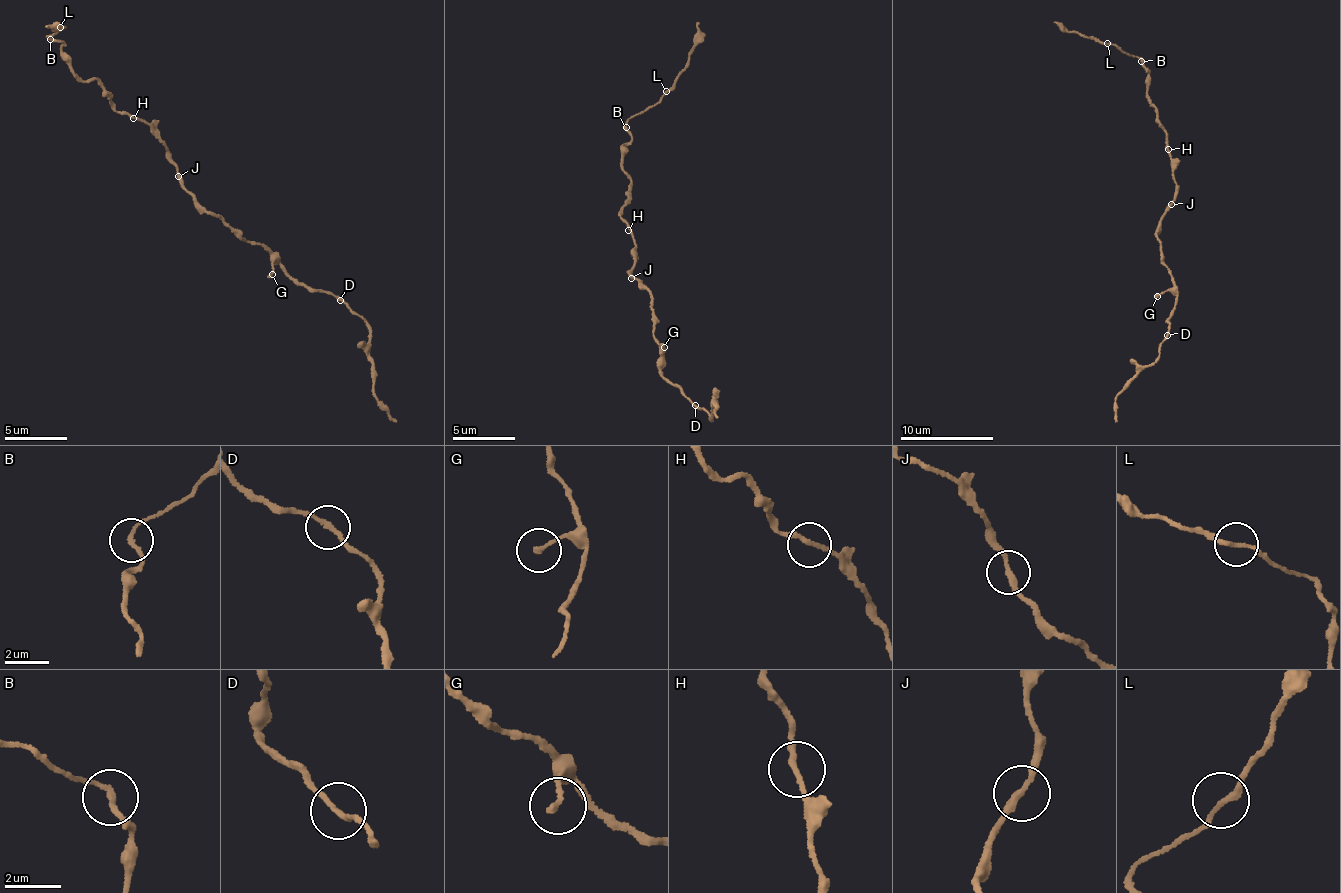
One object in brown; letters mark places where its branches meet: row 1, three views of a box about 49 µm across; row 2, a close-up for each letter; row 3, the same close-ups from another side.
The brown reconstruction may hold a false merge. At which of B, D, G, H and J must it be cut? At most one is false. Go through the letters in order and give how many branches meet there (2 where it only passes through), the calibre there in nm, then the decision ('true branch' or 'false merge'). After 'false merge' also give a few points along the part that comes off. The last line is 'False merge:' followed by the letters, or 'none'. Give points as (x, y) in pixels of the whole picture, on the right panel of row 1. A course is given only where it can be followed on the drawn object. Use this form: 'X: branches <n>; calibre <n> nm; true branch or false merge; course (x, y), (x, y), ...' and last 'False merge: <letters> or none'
B: branches 2; calibre 190 nm; false merge; course (1141, 60), (1080, 33), (1063, 30), (1054, 23)
D: branches 2; calibre 180 nm; true branch
G: branches 1; calibre 240 nm; true branch
H: branches 2; calibre 200 nm; true branch
J: branches 2; calibre 240 nm; true branch
False merge: B

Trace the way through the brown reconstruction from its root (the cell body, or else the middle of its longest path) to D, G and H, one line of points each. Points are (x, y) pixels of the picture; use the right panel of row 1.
D: (1168, 205), (1157, 231), (1174, 284), (1175, 301), (1166, 319), (1169, 327), (1167, 335)
G: (1168, 205), (1157, 231), (1174, 286), (1157, 296)
H: (1168, 205), (1176, 186), (1168, 149)

